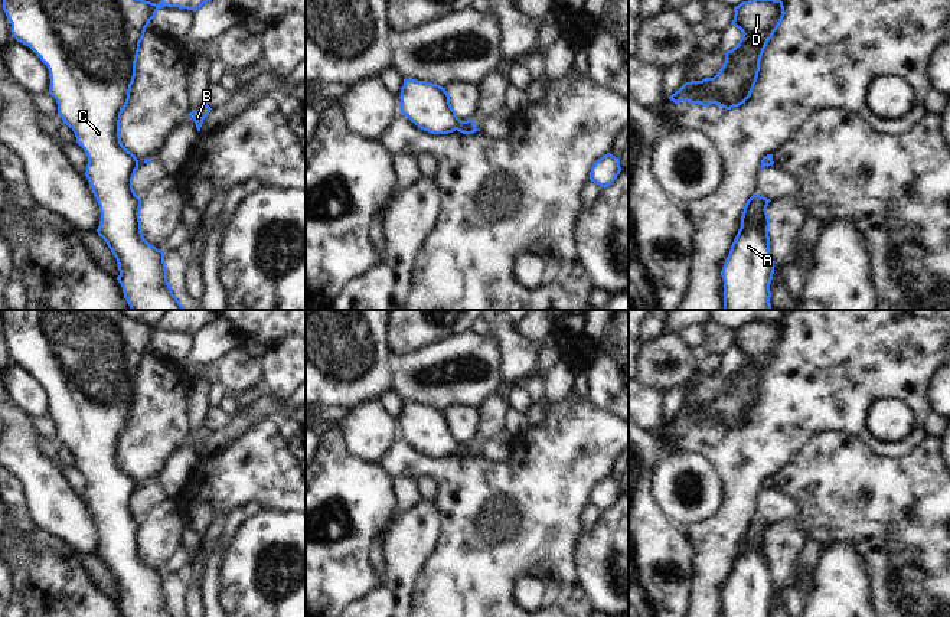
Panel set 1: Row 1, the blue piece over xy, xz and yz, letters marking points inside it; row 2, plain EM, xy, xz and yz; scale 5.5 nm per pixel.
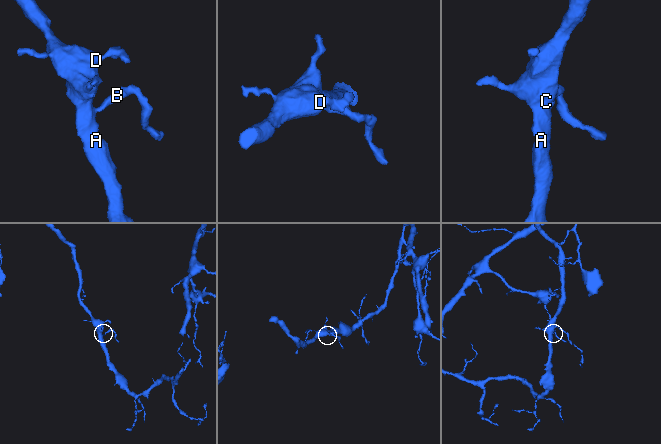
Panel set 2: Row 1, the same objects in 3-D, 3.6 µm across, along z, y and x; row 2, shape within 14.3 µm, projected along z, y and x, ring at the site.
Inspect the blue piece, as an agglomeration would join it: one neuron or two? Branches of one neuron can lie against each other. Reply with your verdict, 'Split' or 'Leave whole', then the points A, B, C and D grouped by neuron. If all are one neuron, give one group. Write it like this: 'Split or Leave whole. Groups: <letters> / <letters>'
Leave whole. Groups: A B C D

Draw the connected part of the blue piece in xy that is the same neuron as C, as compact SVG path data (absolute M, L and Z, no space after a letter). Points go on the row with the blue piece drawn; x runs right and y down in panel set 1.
M3 0L3 10L9 22L12 23L12 33L14 39L29 46L48 66L50 76L49 94L56 99L58 115L61 115L63 124L66 124L75 133L76 143L84 148L84 151L88 156L85 176L92 187L92 193L99 205L99 212L101 212L101 221L97 232L107 242L108 248L111 249L112 255L117 259L120 271L117 280L123 287L124 298L127 300L131 310L185 310L185 308L177 300L177 297L173 294L172 287L167 281L164 251L157 249L154 245L148 244L141 232L141 221L140 221L141 199L136 195L133 189L133 179L136 170L138 169L138 160L121 143L121 136L120 136L121 114L128 104L131 85L136 78L136 62L140 52L140 43L144 37L146 27L148 26L150 20L156 17L157 10L167 6L167 7L179 7L196 12L208 1L210 0L161 0L160 3L156 4L146 0Z

